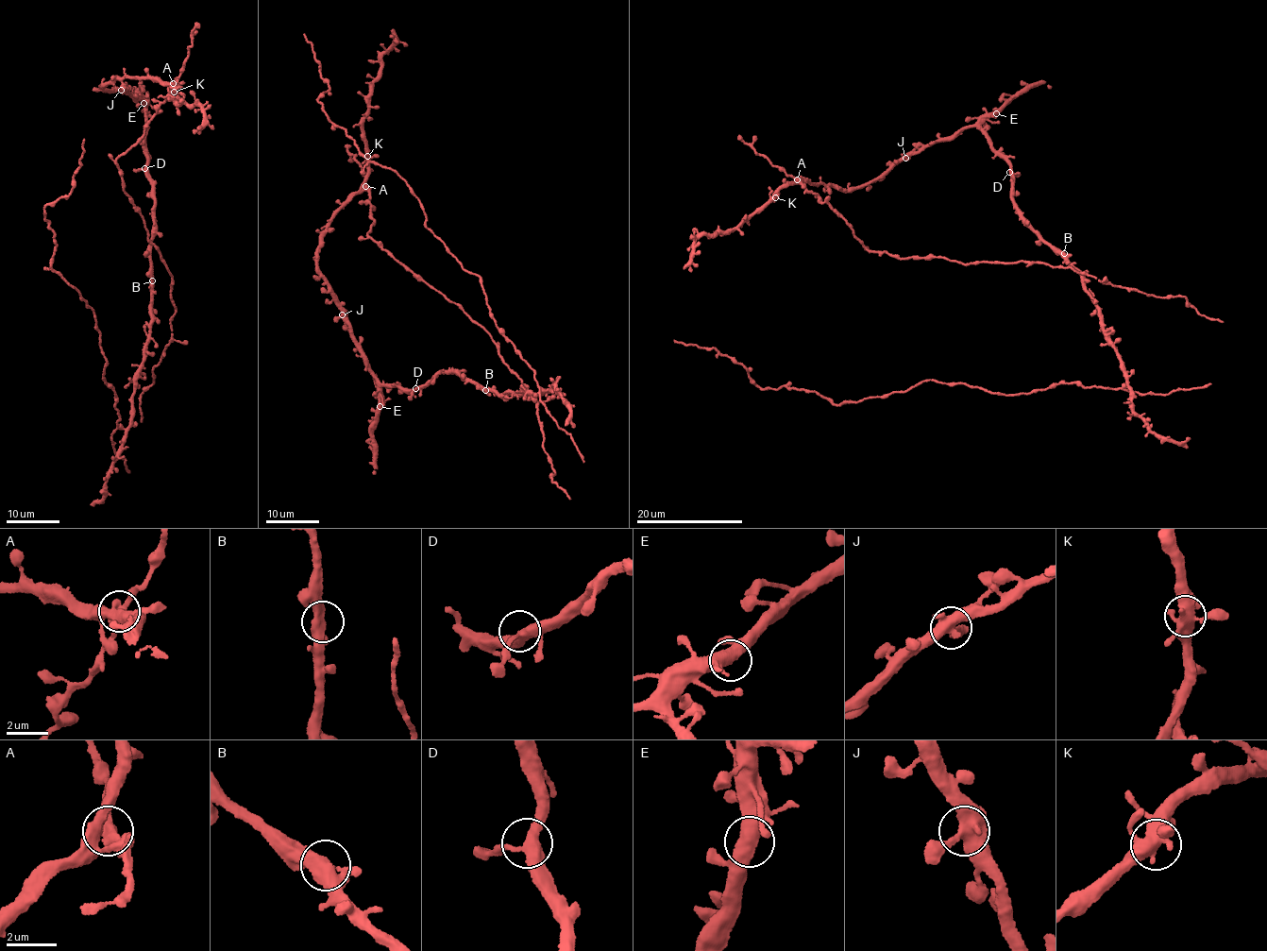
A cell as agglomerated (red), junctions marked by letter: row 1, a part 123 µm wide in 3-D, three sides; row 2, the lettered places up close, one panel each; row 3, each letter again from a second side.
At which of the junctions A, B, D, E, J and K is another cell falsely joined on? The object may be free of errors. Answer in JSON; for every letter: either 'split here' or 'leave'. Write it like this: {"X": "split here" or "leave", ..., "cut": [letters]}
{"A": "leave", "B": "leave", "D": "leave", "E": "leave", "J": "leave", "K": "leave", "cut": []}

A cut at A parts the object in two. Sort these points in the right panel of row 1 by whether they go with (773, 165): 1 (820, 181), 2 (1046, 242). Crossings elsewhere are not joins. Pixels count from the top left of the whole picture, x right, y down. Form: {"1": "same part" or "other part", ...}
{"1": "other part", "2": "other part"}

